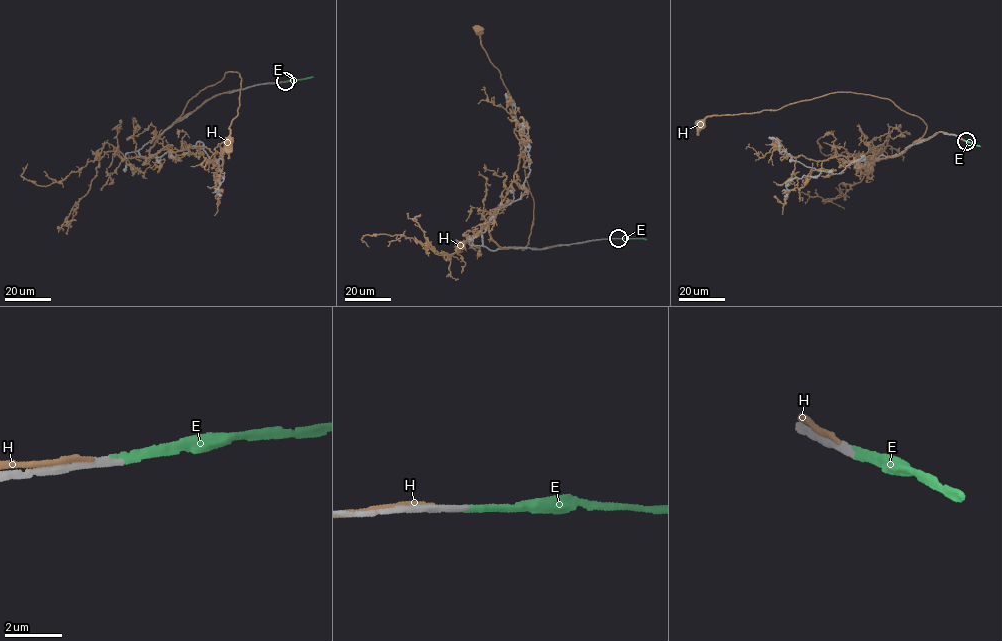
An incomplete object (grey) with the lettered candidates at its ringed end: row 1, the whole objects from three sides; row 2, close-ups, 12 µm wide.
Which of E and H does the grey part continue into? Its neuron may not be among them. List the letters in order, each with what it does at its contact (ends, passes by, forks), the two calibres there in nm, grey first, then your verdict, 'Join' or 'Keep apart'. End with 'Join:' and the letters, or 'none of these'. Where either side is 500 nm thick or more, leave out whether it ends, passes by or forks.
E: It ends there. Thickness 280 nm (grey) against 200 nm. Join
H: It ends there. Thickness 240 nm (grey) against 240 nm. Keep apart
Join: E

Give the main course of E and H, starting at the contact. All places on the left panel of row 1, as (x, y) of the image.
E: (285, 81), (313, 77)
H: (281, 82), (218, 94), (180, 117), (190, 99), (220, 81), (225, 72), (239, 73), (238, 114), (228, 141)

